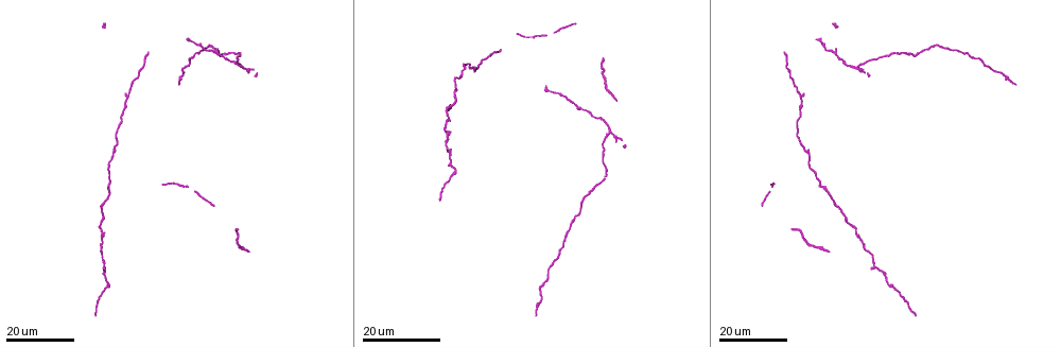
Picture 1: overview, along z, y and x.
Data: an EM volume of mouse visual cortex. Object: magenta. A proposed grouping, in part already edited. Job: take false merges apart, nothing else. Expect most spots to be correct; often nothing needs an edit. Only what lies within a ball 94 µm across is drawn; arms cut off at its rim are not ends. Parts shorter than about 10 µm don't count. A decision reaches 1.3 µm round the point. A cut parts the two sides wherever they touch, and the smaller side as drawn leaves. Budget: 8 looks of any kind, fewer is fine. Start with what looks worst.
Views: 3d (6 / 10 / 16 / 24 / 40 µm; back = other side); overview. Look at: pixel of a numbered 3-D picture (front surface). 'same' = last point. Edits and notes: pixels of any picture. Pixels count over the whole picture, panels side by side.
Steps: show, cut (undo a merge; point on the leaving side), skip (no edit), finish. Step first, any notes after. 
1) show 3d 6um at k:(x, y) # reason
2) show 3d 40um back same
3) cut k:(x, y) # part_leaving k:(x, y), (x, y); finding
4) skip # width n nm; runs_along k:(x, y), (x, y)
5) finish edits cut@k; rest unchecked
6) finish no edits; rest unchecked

show 3d 24um at 1:(105, 265)

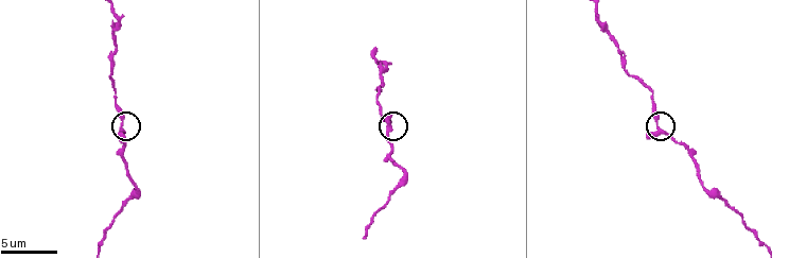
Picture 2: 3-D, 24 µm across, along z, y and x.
show 3d 10um at 2:(121, 127)

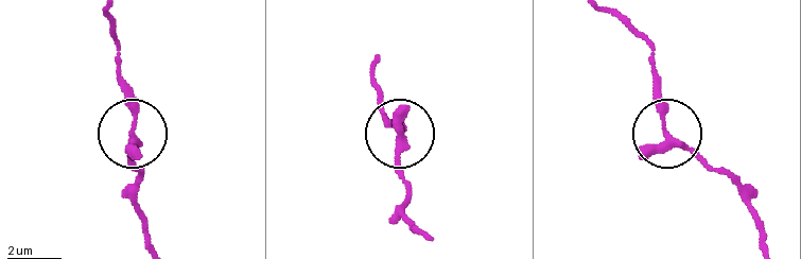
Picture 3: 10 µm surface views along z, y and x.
skip # runs_along 3:(108, 17), (120, 86), (134, 120), (140, 186); continuous, no second cell

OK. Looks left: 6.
show 3d 16um at 1:(124, 112) # a narrow waist

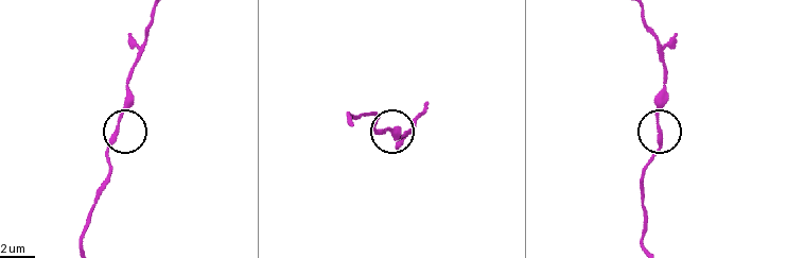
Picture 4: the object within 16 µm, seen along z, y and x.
show 3d 10um at 4:(121, 120)

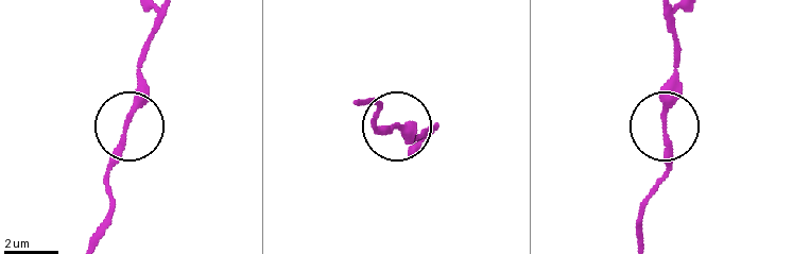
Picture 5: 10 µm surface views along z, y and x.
skip # runs_along 5:(433, 125), (411, 135), (376, 123); all the same cell

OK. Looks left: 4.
show 3d 16um at 2:(402, 169) # sudden change in width

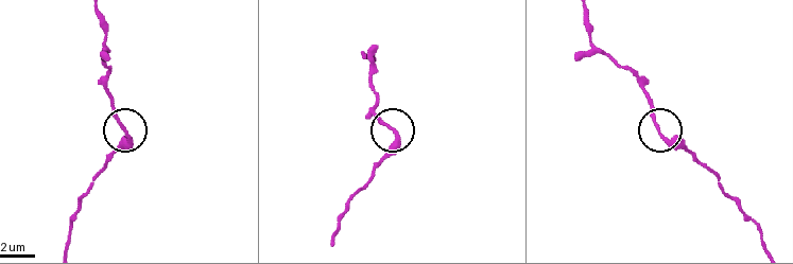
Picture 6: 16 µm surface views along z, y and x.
show 3d 16um back at 6:(125, 130)

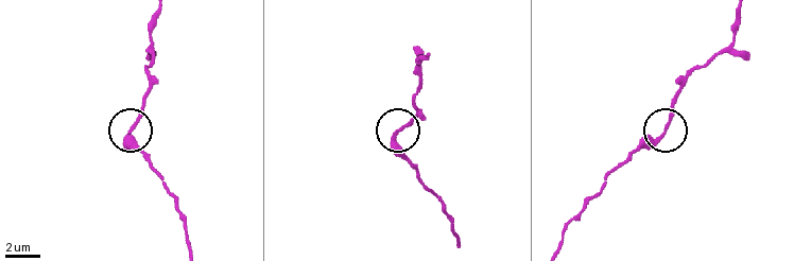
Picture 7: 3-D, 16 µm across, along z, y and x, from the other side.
skip # runs_along 7:(739, 14), (734, 39), (692, 74), (667, 129), (629, 154); all the same cell

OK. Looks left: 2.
show 3d 16um at 1:(458, 79) # sudden change in width

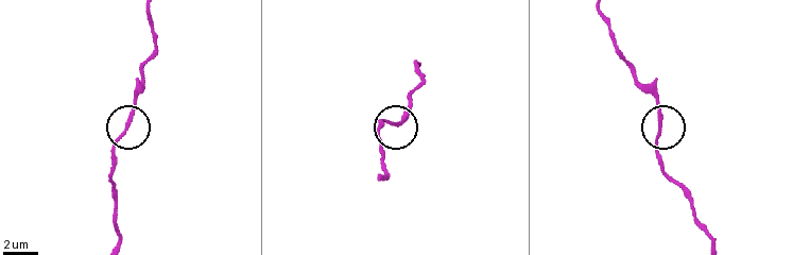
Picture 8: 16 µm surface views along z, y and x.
show 3d 10um at 8:(659, 113)

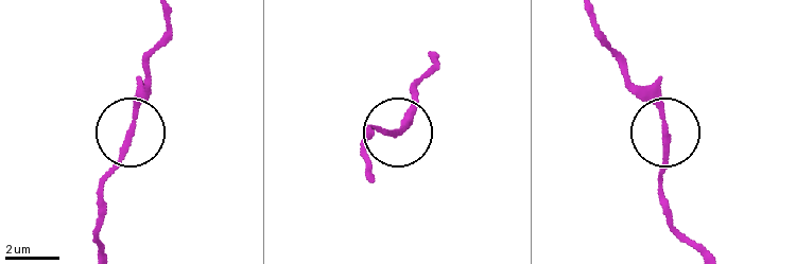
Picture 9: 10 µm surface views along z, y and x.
skip # runs_along 9:(591, 20), (627, 82), (659, 116), (661, 209); continuous, no second cell

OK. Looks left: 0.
finish no edits; rest unchecked

